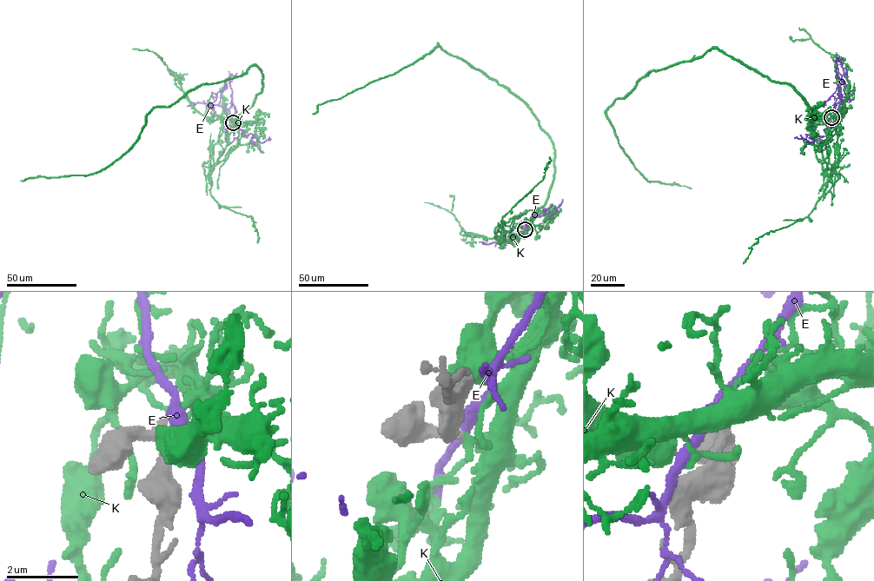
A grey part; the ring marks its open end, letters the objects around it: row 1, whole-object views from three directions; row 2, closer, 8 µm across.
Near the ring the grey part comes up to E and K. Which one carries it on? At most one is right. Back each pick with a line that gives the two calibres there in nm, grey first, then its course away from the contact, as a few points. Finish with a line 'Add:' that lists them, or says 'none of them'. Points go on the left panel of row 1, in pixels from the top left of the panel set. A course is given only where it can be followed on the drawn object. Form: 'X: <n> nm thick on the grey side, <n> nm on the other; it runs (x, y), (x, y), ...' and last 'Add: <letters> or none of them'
K: 200 nm thick on the grey side, 190 nm on the other; it runs (233, 122), (261, 91), (256, 66), (155, 106), (136, 141), (104, 168), (20, 180)
Add: K

